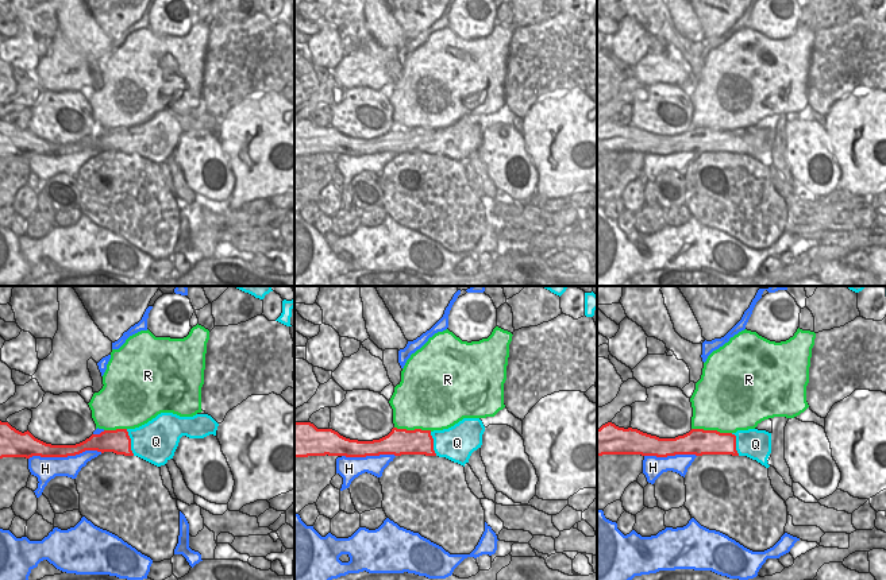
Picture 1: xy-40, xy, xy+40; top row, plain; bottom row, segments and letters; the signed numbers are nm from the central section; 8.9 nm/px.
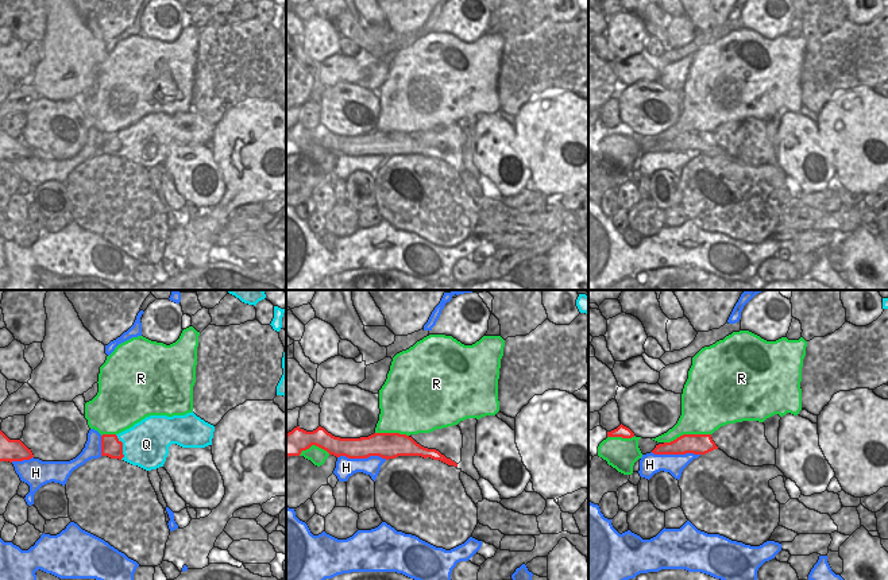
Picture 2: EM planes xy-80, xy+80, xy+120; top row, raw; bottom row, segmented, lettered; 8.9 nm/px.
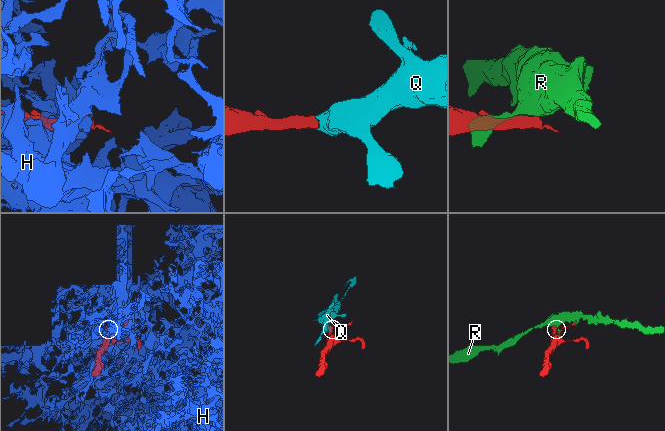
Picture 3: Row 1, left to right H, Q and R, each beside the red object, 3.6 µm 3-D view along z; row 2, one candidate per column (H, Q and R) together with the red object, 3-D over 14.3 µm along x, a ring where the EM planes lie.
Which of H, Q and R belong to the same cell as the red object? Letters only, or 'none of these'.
Q.

